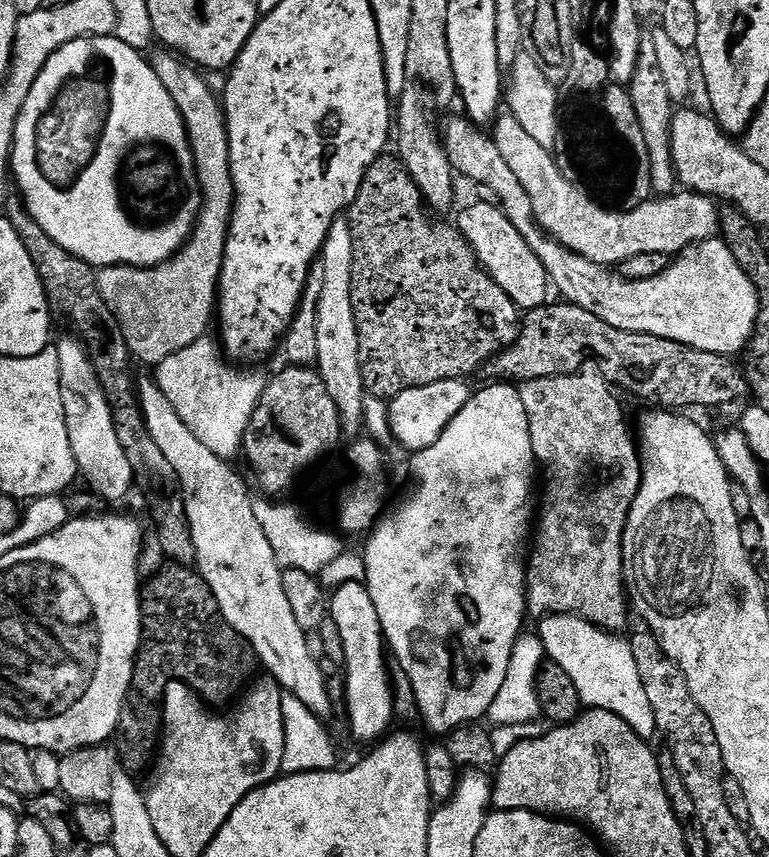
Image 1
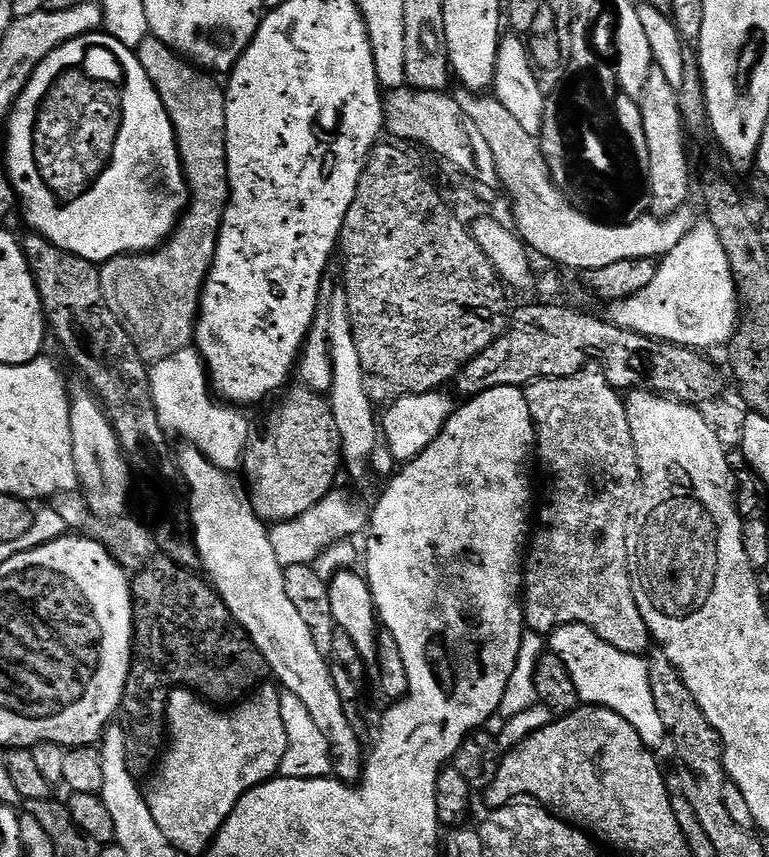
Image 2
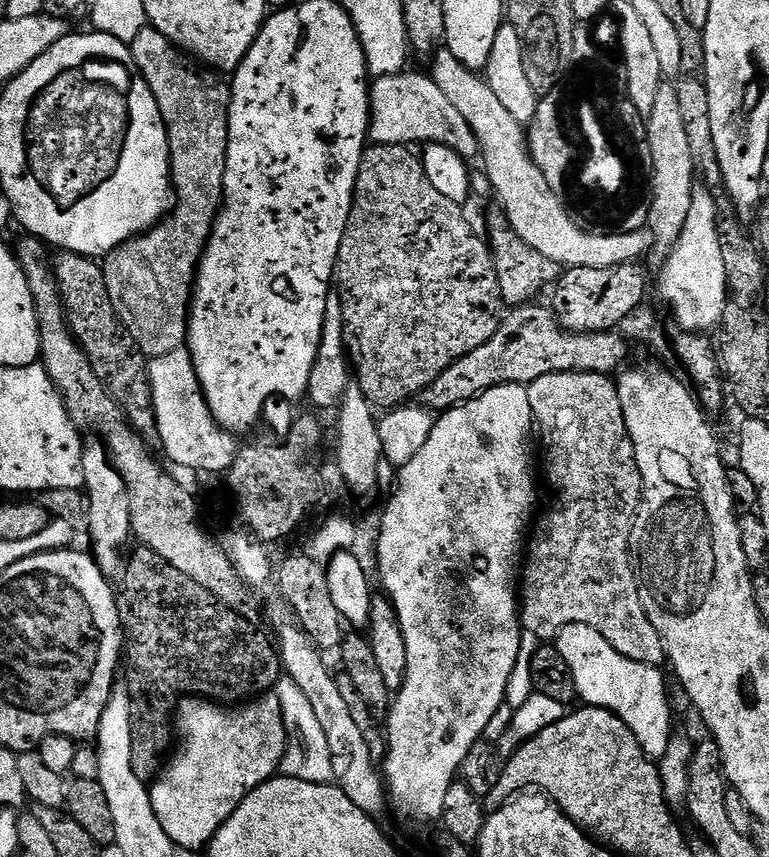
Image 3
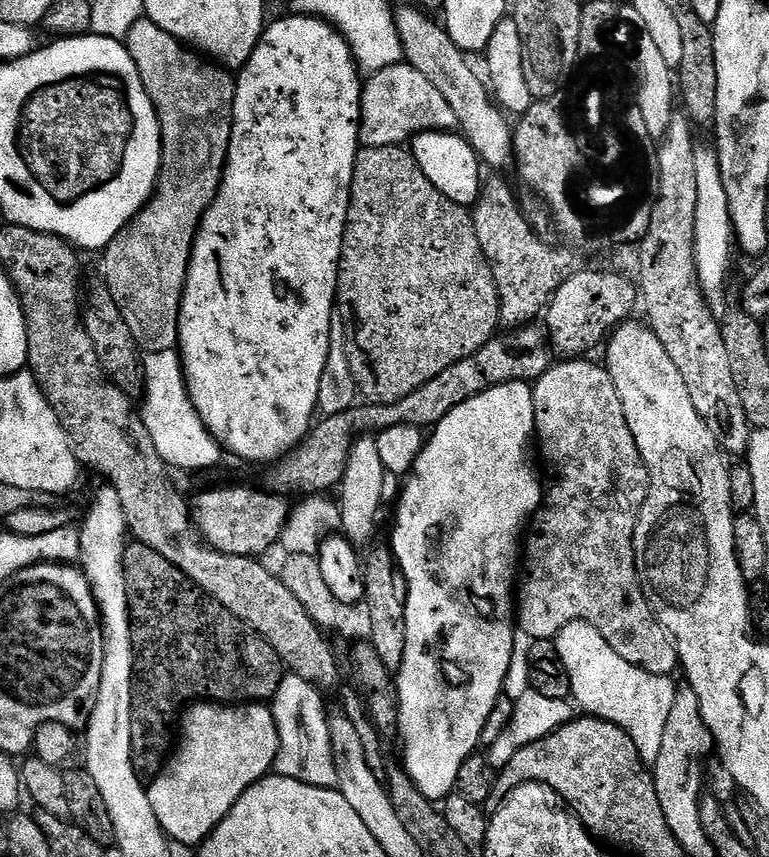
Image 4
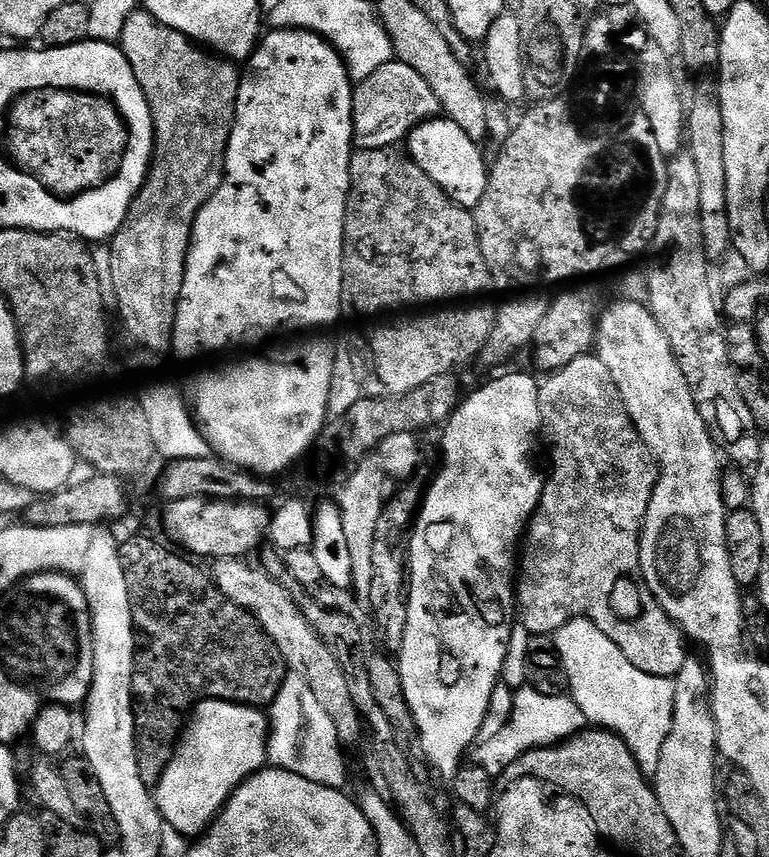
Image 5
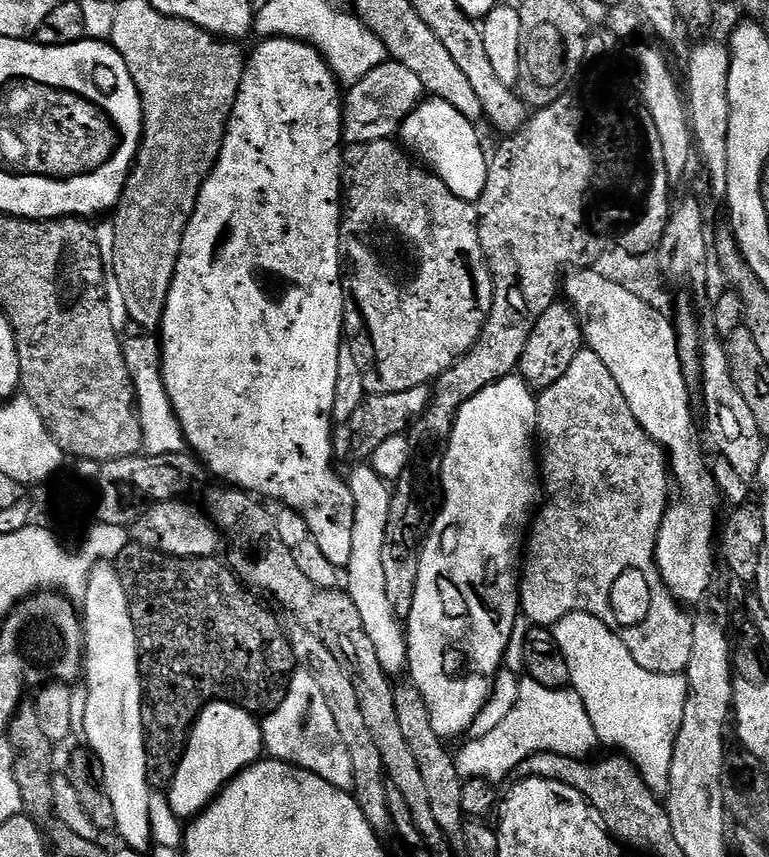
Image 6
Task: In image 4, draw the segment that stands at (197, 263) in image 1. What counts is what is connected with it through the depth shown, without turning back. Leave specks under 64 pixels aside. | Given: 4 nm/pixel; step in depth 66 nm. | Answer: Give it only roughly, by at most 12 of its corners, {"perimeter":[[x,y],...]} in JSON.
{"perimeter":[[147,18],[124,45],[159,119],[143,210],[103,249],[136,347],[176,348],[236,81]]}

